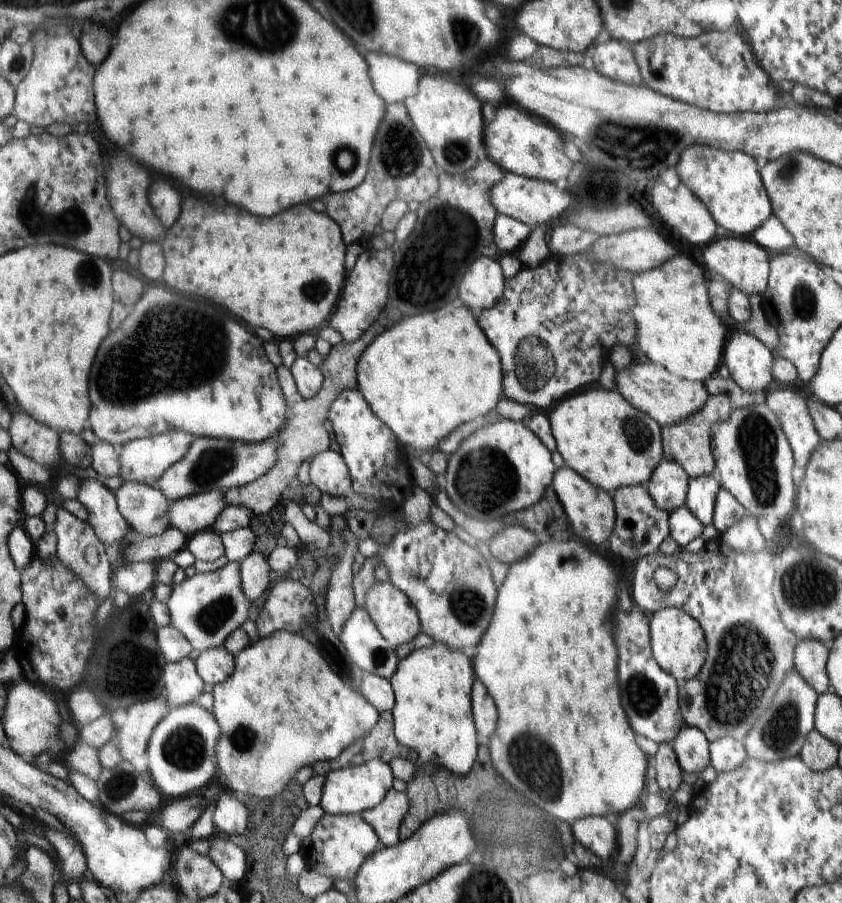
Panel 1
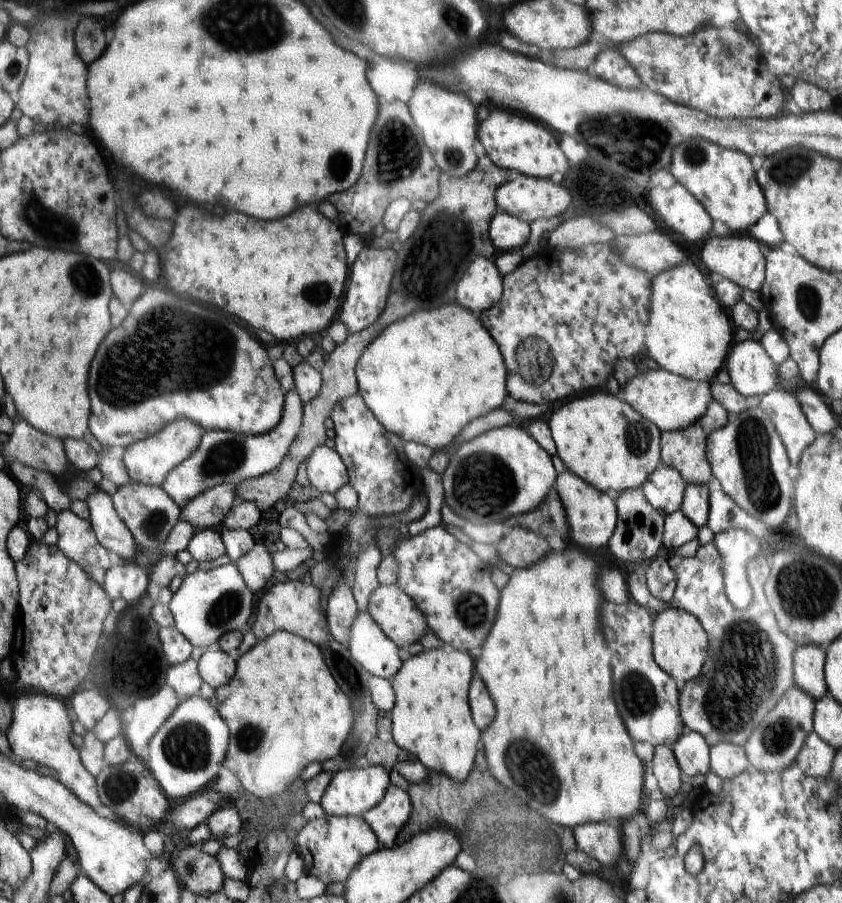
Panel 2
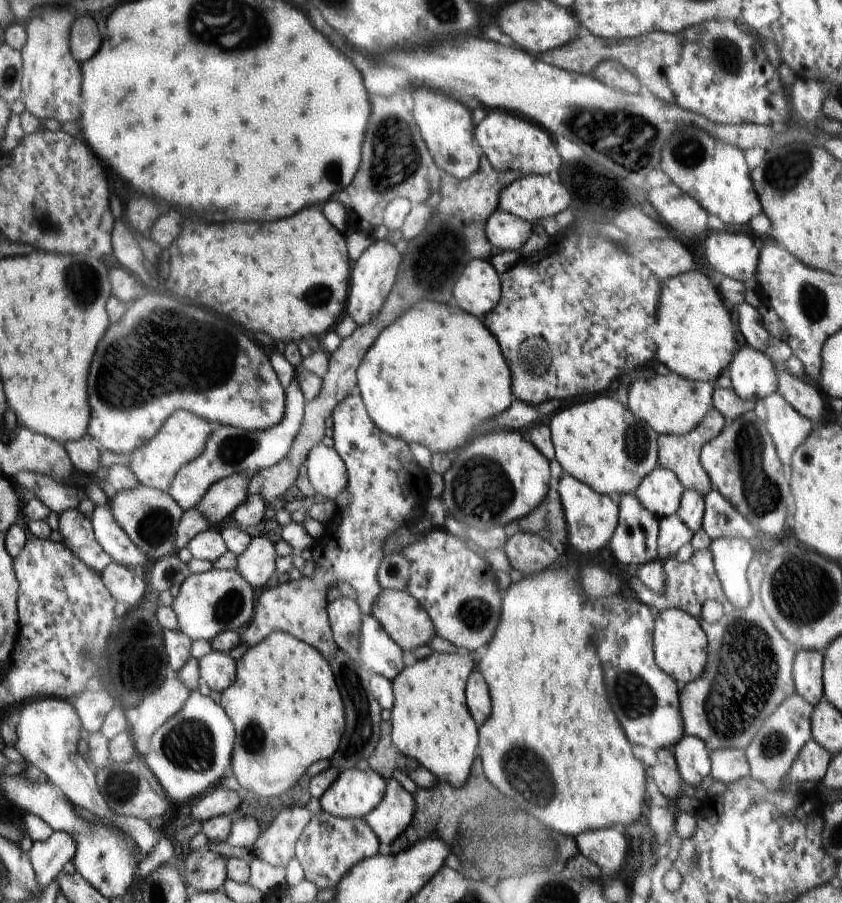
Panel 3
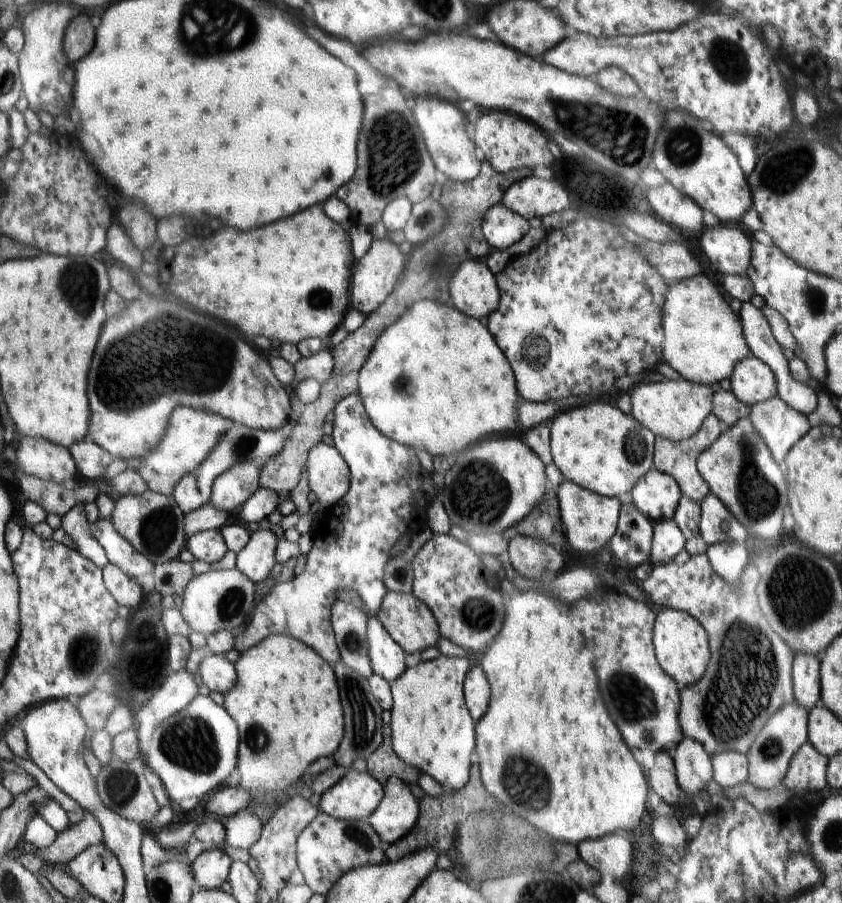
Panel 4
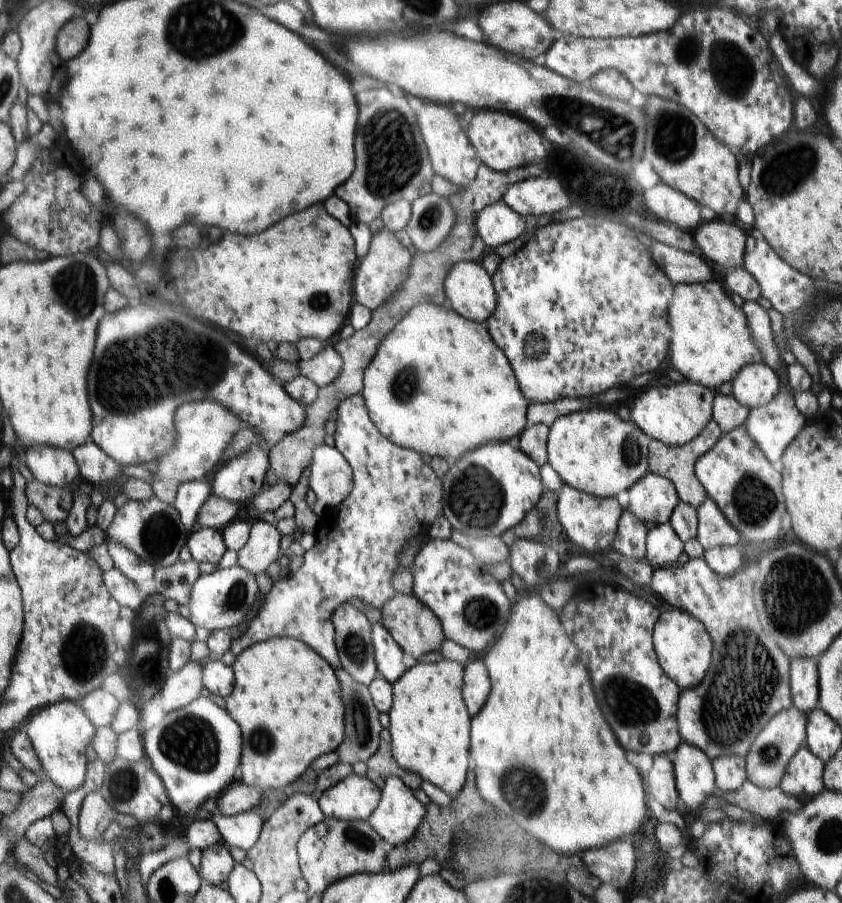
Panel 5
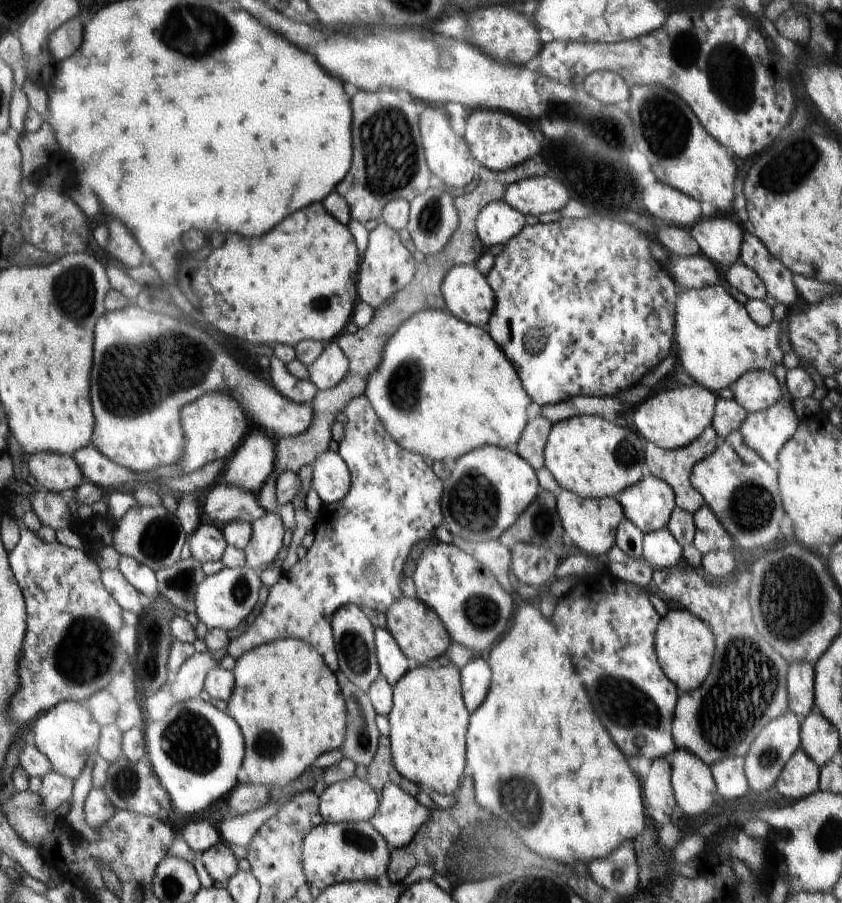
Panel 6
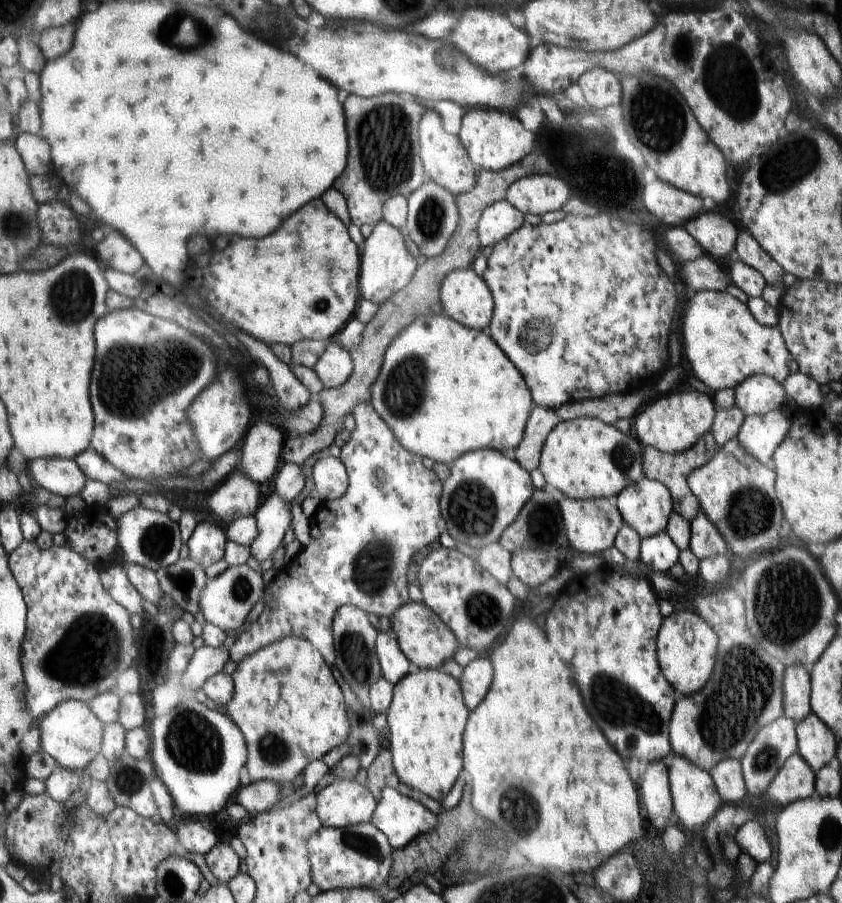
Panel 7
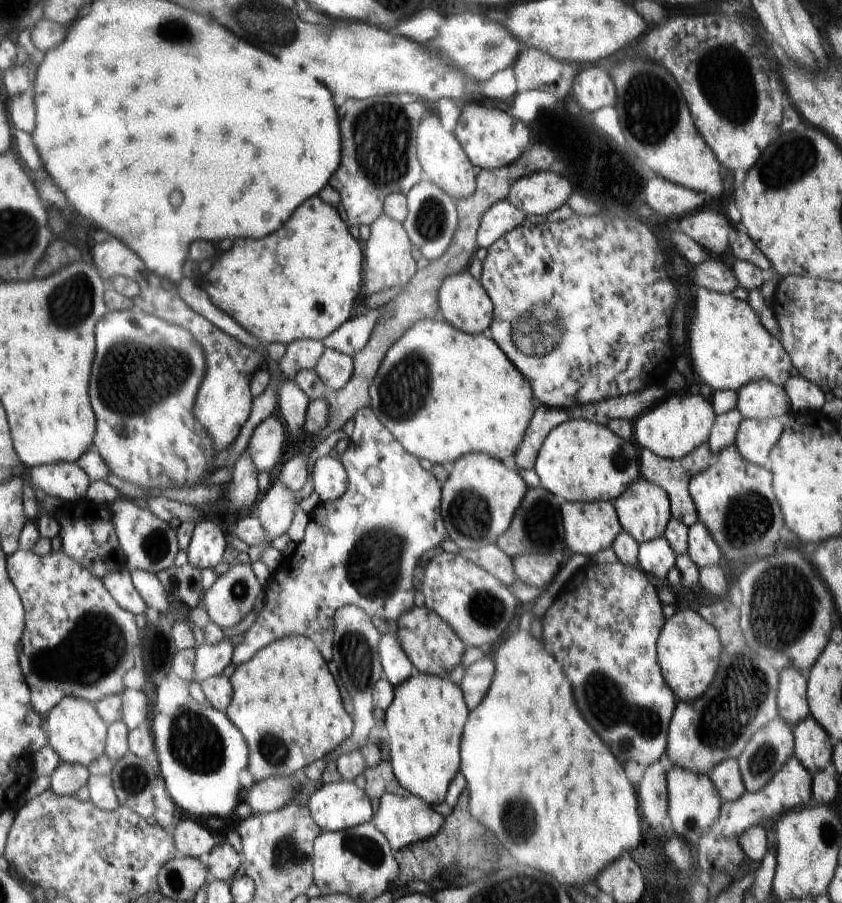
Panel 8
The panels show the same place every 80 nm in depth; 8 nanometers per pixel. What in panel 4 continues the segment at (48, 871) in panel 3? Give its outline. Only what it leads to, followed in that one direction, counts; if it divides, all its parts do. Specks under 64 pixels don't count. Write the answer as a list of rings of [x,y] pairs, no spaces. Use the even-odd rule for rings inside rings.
[[[84,811],[84,818],[78,824],[58,832],[56,840],[48,848],[38,850],[36,855],[44,860],[45,867],[63,868],[84,848],[98,844],[100,840],[103,840],[103,832],[98,820],[90,812]]]

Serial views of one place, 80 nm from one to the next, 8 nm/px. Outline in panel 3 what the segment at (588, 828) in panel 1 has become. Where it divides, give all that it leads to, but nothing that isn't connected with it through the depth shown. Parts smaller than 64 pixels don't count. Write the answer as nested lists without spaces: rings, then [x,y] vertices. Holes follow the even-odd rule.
[[[604,828],[598,832],[588,830],[578,834],[575,841],[581,856],[594,862],[603,873],[608,870],[610,874],[616,874],[630,853],[624,835],[614,828]]]

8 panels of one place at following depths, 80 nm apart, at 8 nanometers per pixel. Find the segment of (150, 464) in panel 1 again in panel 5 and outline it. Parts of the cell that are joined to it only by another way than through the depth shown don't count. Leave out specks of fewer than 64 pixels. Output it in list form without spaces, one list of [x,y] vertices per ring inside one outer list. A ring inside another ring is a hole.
[[[201,400],[195,403],[182,404],[177,409],[173,423],[177,429],[173,449],[156,461],[159,468],[153,474],[157,475],[158,480],[151,483],[155,496],[162,502],[171,505],[176,500],[177,489],[182,484],[186,481],[202,480],[208,475],[208,472],[213,473],[224,462],[223,459],[226,458],[226,450],[228,450],[229,444],[234,437],[237,437],[237,432],[242,429],[242,423],[244,424],[243,420],[236,413],[213,400]]]

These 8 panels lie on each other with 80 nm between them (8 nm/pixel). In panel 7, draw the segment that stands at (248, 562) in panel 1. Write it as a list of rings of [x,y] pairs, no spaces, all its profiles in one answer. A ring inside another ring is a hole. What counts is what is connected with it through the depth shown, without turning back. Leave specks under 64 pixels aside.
[[[273,489],[263,497],[262,504],[257,508],[255,519],[258,536],[249,549],[258,562],[272,558],[274,550],[283,541],[286,530],[290,528],[292,520],[289,504]]]

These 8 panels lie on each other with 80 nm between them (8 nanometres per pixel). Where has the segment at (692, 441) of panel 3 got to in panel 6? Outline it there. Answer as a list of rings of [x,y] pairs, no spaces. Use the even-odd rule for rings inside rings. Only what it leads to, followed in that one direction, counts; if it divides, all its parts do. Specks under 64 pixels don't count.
[[[710,424],[696,441],[693,441],[682,449],[663,449],[656,446],[653,442],[649,442],[646,447],[646,466],[650,470],[650,475],[657,479],[662,479],[665,483],[669,483],[676,492],[677,507],[689,511],[690,514],[696,513],[704,504],[702,495],[692,483],[693,469],[696,468],[697,462],[704,460],[709,454],[714,452],[718,443],[719,436],[714,430],[713,425]]]

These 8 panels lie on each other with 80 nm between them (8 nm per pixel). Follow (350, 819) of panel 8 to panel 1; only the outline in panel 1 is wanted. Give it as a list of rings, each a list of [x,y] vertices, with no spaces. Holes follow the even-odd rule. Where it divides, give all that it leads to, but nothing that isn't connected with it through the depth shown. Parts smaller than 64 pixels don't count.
[[[372,758],[362,766],[342,765],[324,776],[320,807],[325,813],[334,815],[361,815],[366,810],[381,805],[393,789],[393,772],[388,763]]]

